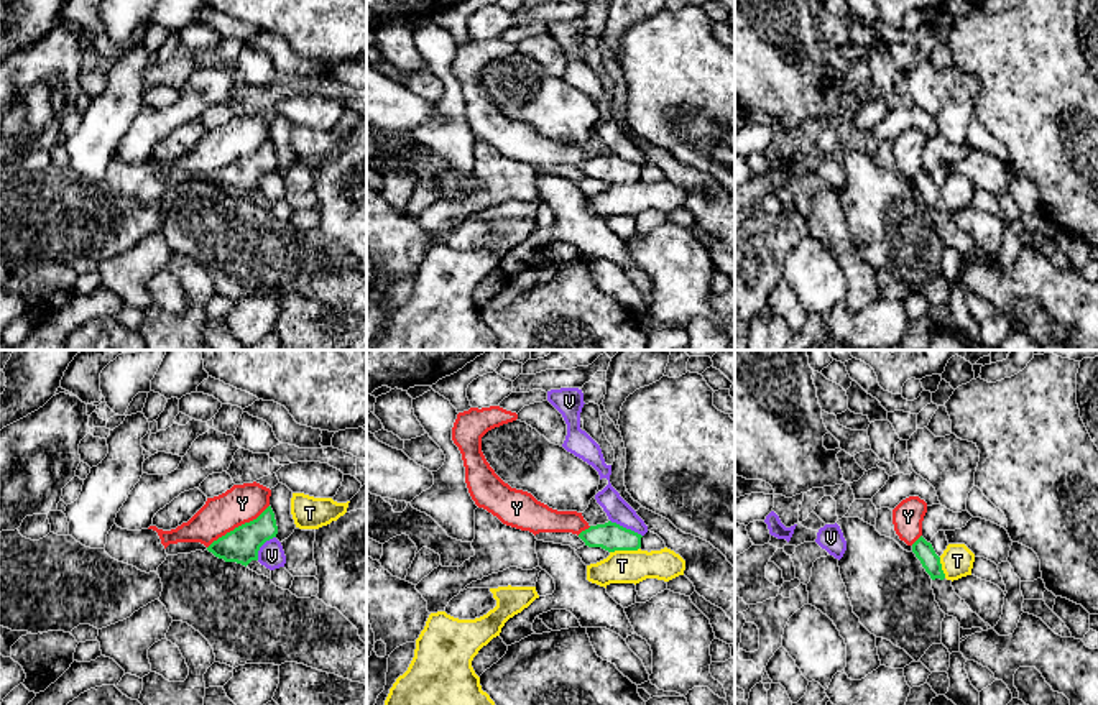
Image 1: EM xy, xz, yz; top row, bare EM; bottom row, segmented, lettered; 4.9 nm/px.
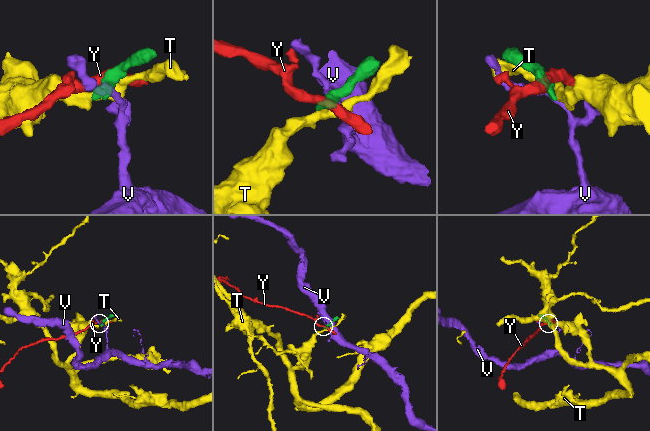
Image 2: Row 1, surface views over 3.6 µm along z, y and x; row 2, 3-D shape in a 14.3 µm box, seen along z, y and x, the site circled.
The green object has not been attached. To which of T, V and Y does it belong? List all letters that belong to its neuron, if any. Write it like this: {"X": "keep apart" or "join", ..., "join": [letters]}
{"T": "keep apart", "V": "keep apart", "Y": "keep apart", "join": []}

